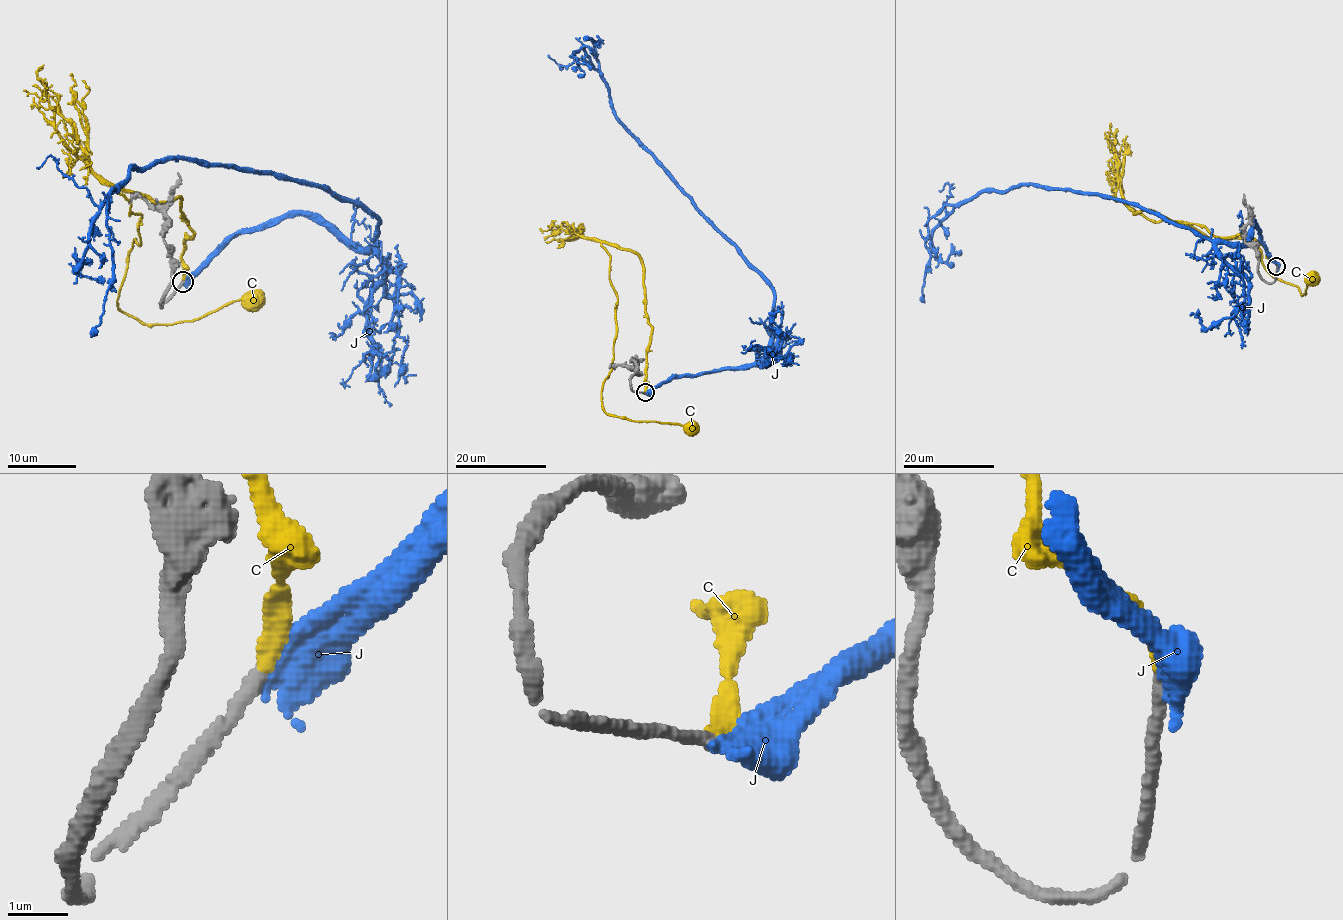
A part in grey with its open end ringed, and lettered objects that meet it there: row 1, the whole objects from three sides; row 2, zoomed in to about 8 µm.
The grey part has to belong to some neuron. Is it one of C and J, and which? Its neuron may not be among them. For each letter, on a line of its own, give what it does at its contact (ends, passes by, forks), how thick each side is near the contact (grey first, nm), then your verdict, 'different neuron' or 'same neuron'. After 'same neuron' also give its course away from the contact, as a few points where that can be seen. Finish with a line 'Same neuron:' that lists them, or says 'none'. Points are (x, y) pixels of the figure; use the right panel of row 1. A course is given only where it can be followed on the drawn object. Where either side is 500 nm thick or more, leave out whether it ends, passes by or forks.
C: it ends; calibres 240 and 200 nm; same neuron; course (1277, 266), (1247, 237), (1213, 236), (1127, 206), (1215, 241), (1244, 238), (1270, 273), (1302, 293), (1311, 279)
J: calibres 260 and 500 nm; different neuron
Same neuron: C

